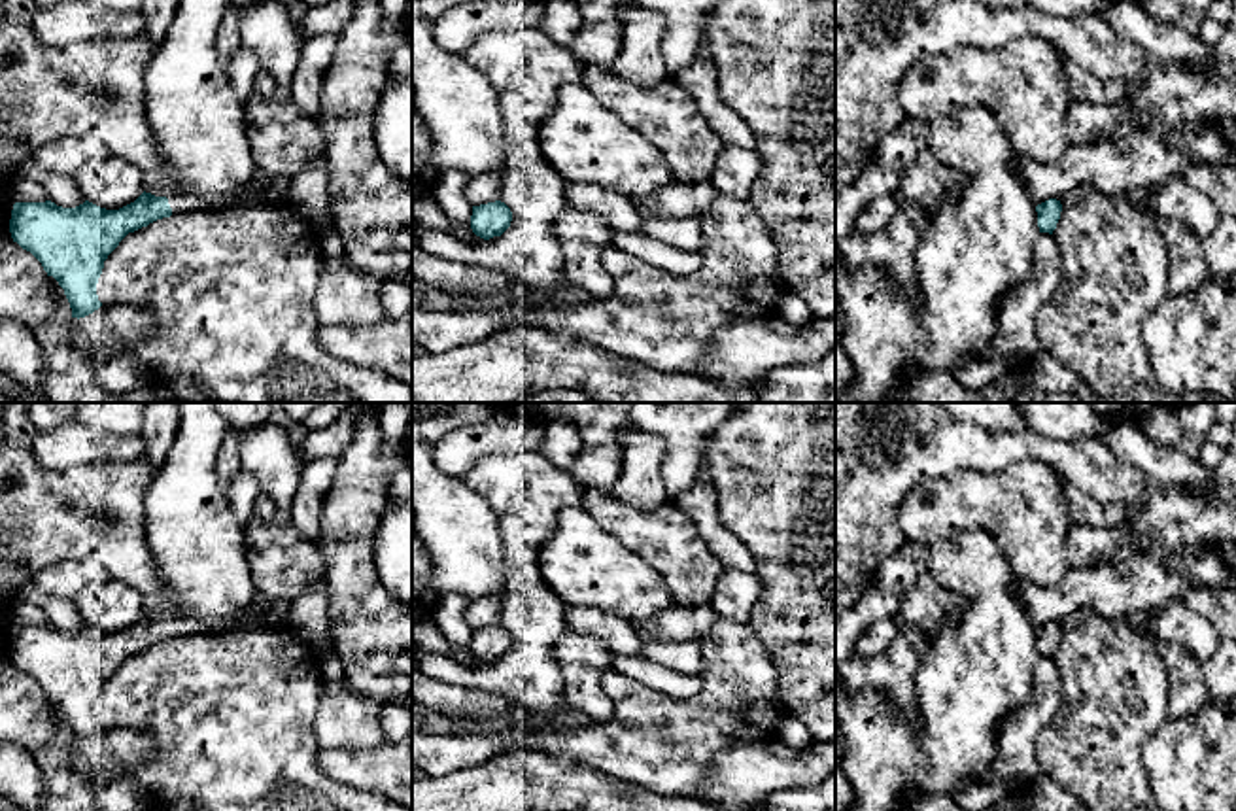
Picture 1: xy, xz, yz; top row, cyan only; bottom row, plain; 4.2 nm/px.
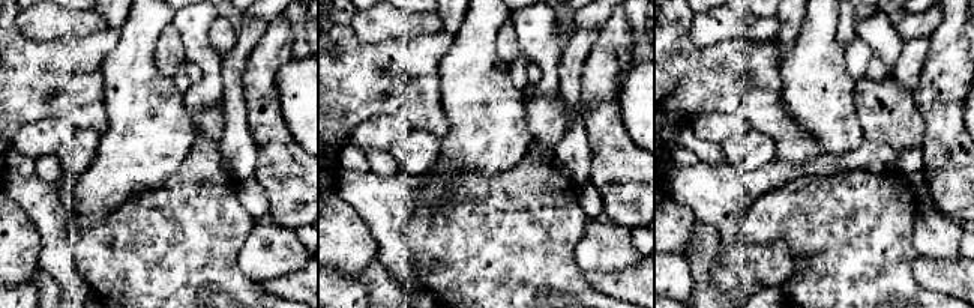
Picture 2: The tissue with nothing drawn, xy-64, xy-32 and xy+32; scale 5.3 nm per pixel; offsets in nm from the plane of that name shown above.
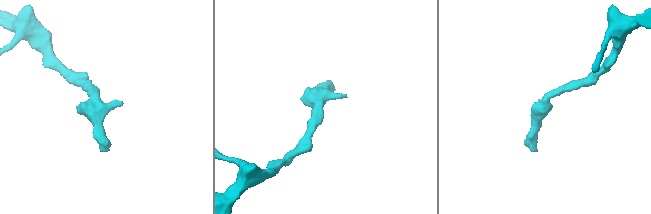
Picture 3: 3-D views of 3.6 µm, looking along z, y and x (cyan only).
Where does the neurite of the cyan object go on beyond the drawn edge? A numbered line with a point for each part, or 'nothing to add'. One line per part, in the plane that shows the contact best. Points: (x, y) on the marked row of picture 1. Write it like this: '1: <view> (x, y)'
1: xy (178, 203)

